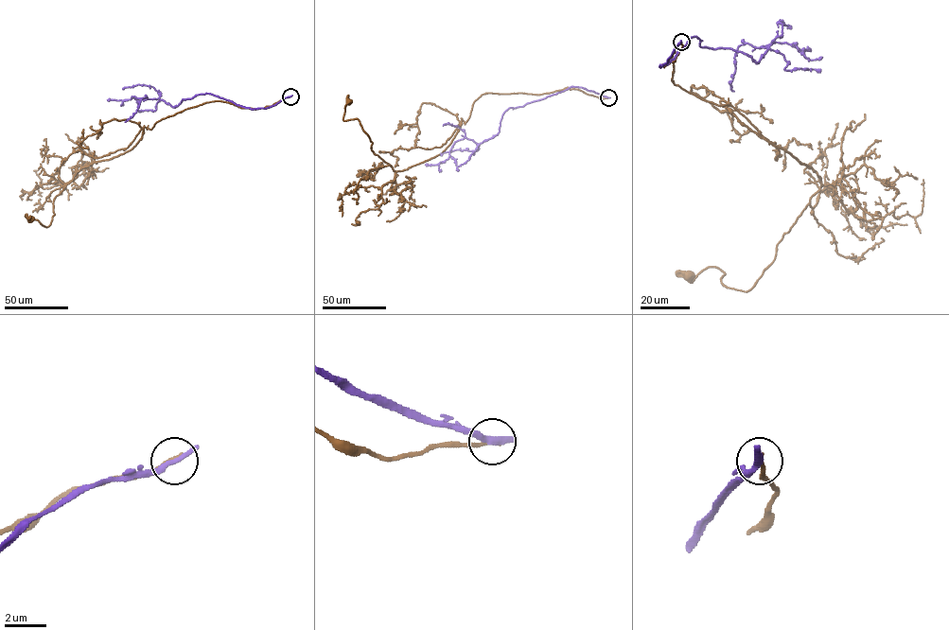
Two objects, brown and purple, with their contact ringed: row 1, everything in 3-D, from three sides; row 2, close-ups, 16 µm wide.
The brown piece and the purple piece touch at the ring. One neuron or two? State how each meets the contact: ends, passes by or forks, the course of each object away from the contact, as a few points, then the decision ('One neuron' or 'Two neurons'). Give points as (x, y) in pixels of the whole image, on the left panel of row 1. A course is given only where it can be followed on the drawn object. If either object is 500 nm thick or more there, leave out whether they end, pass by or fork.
At the ring brown ends. At the ring purple passes by. Course of brown: (290, 96), (255, 109), (210, 101), (144, 127), (132, 148), (77, 172), (55, 197), (47, 227), (30, 218). Course of purple: (290, 96), (256, 109), (208, 94), (183, 99), (173, 107), (158, 98), (107, 99). Two neurons

